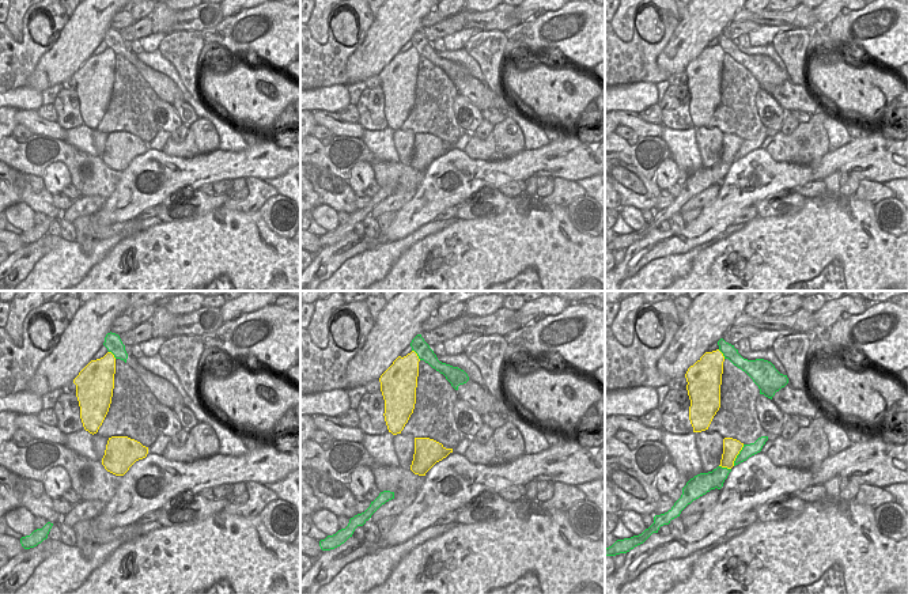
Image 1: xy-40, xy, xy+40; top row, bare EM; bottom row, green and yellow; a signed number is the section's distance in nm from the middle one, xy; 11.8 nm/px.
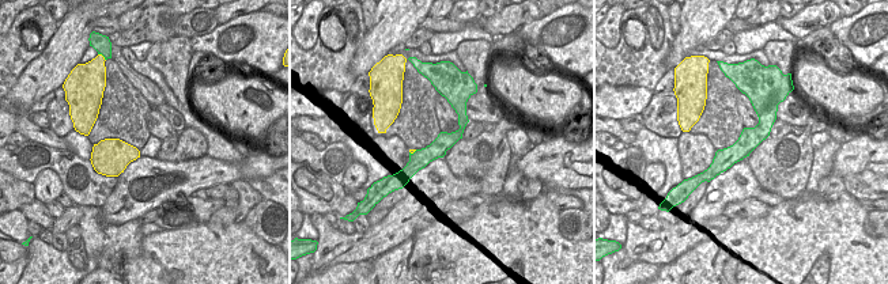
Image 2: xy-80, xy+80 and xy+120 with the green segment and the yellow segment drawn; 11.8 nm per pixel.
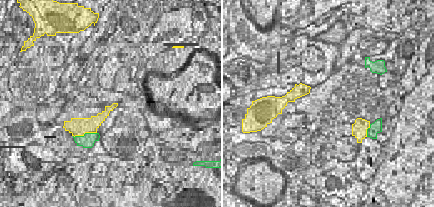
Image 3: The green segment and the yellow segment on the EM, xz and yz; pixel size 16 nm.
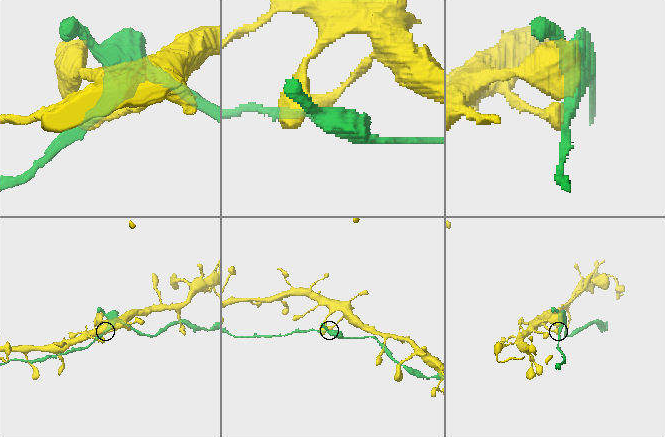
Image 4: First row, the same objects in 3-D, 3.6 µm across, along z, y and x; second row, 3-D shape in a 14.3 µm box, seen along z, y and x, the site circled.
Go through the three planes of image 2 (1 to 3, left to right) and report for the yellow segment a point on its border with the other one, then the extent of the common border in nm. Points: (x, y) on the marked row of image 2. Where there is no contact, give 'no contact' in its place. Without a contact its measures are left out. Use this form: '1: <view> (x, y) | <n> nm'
1: xy-80 (102, 55) | 130 nm
2: xy+80 (414, 152) | 100 nm
3: no contact

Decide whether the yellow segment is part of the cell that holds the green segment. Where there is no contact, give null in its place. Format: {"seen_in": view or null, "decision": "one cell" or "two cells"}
{"seen_in": "xy+40", "decision": "two cells"}

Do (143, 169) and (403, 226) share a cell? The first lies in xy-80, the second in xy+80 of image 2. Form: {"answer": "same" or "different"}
{"answer": "same"}

